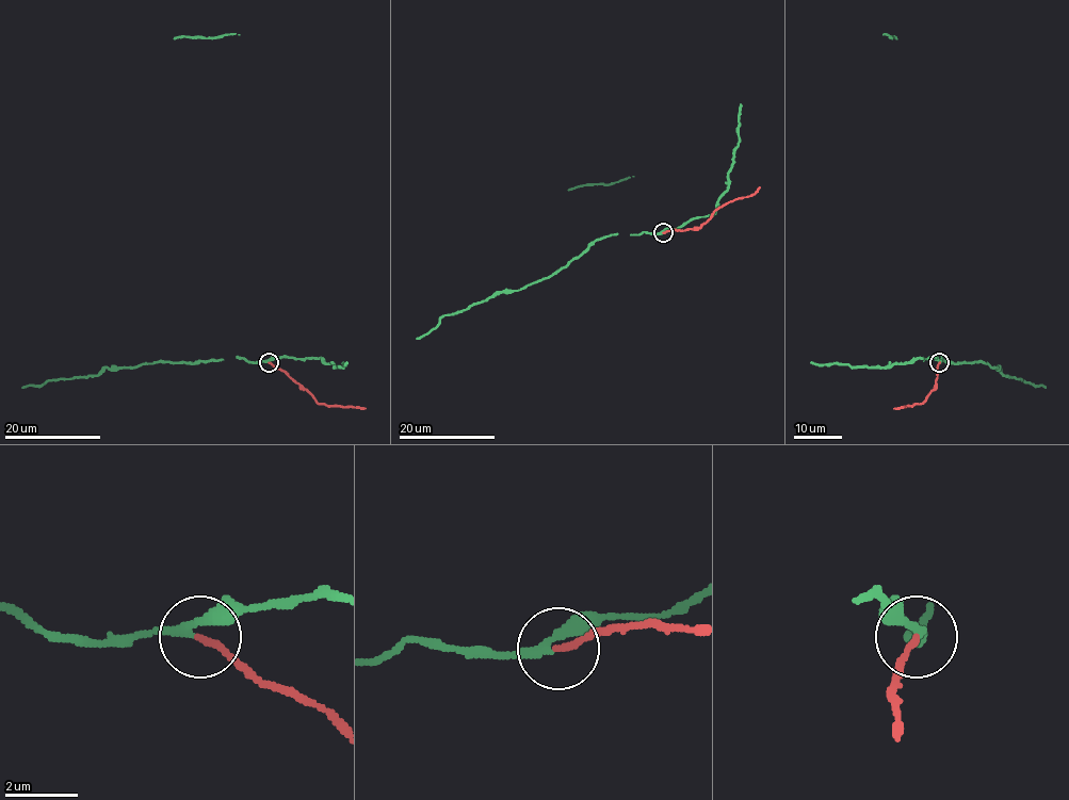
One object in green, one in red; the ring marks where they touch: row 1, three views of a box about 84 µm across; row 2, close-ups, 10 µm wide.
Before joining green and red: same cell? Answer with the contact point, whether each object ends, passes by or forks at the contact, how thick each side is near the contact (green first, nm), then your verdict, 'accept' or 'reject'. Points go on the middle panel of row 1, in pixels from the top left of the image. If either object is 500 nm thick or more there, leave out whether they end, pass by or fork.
place (663, 232); green passes by; red ends; calibres 200 and 160 nm; reject

